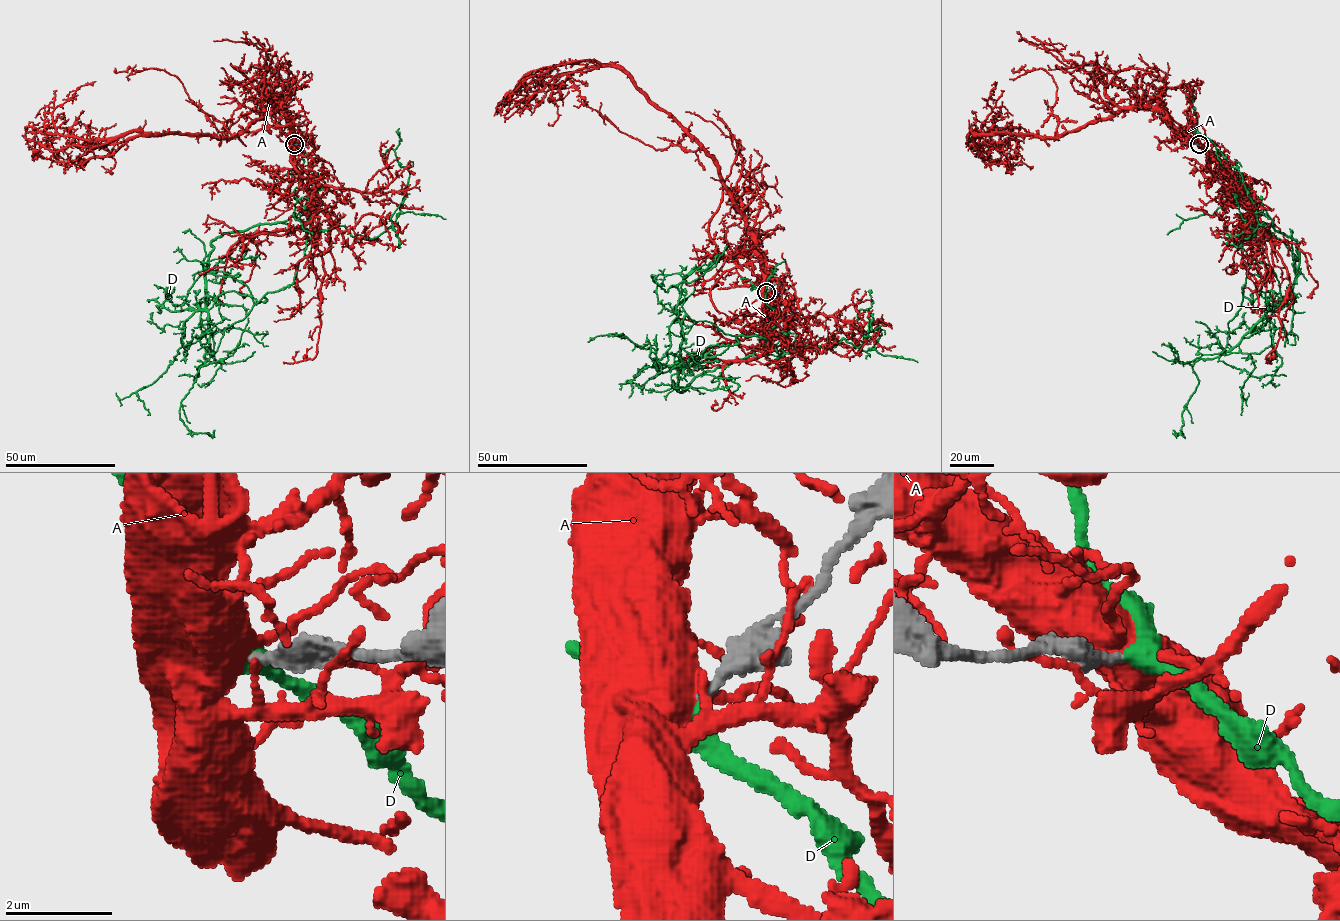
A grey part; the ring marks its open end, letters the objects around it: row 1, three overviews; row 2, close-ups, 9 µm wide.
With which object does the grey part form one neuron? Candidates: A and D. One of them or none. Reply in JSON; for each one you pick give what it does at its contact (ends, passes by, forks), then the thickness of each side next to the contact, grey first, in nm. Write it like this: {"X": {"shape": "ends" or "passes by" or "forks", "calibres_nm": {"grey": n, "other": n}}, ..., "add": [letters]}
{"D": {"shape": "passes by", "calibres_nm": {"grey": 240, "other": 360}}, "add": ["D"]}

